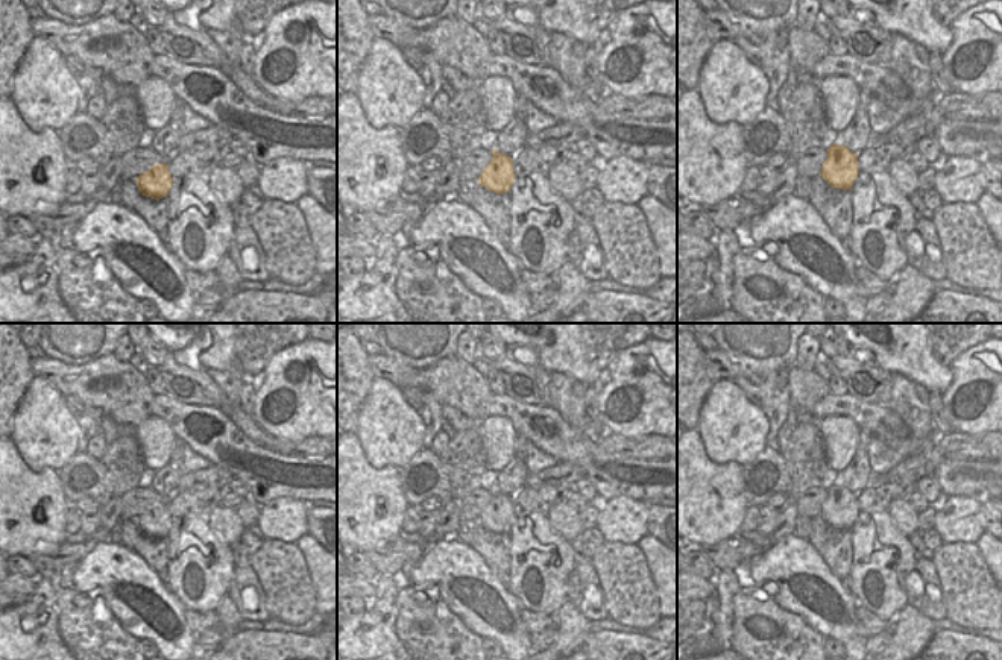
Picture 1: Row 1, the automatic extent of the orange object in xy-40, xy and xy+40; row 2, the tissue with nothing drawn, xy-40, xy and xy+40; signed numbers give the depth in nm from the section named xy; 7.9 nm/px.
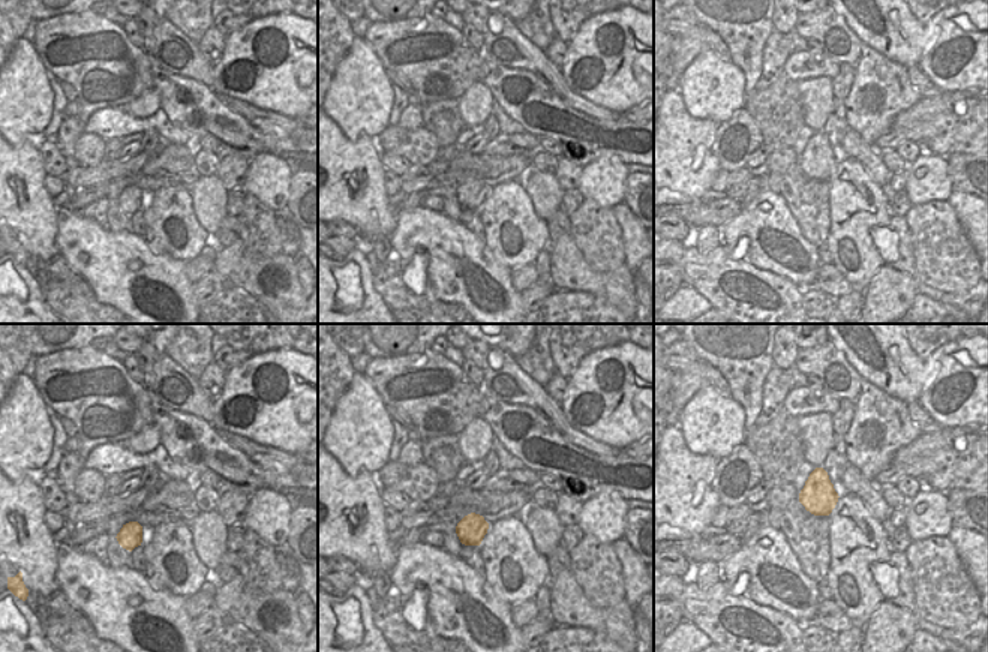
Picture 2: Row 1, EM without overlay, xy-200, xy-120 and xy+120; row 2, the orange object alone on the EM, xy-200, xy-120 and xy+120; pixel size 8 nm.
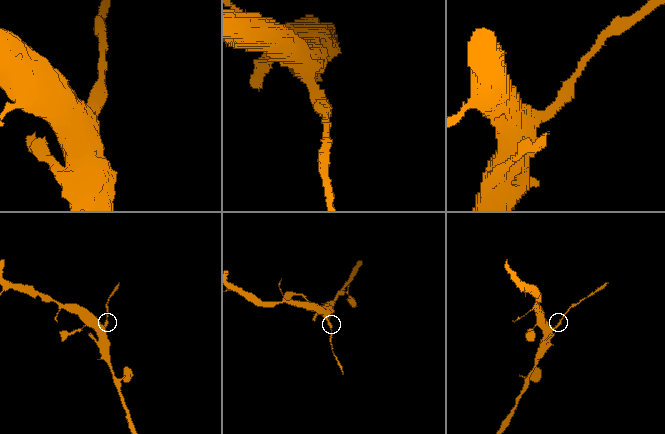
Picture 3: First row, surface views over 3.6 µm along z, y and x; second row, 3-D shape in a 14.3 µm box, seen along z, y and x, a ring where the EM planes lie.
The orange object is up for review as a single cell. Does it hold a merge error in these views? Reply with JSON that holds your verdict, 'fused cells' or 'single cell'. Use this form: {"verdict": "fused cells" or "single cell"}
{"verdict": "fused cells"}

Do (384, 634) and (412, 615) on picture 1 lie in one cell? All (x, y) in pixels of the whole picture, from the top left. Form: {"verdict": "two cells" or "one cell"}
{"verdict": "two cells"}

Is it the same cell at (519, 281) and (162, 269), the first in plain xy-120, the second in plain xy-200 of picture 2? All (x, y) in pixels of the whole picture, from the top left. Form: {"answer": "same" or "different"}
{"answer": "different"}

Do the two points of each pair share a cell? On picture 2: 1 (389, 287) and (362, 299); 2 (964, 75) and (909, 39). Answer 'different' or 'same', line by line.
1: different
2: different

